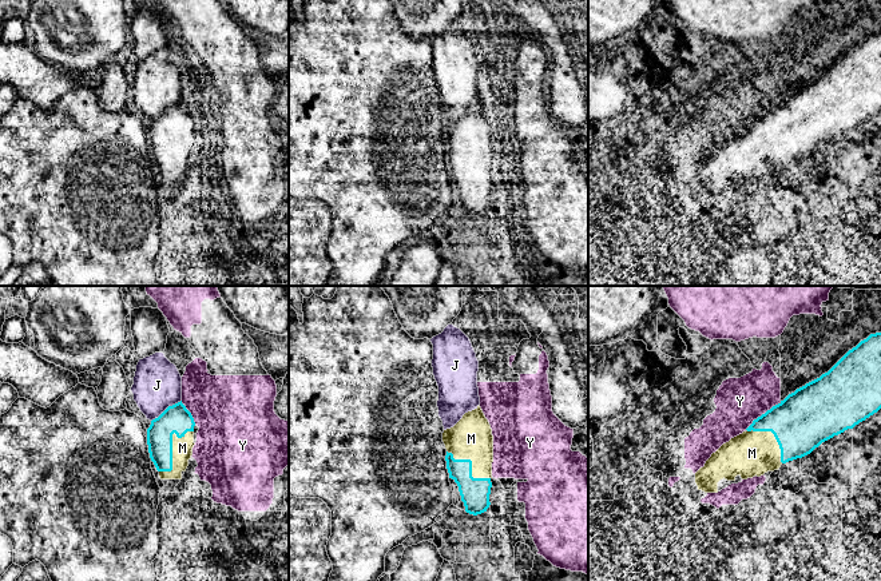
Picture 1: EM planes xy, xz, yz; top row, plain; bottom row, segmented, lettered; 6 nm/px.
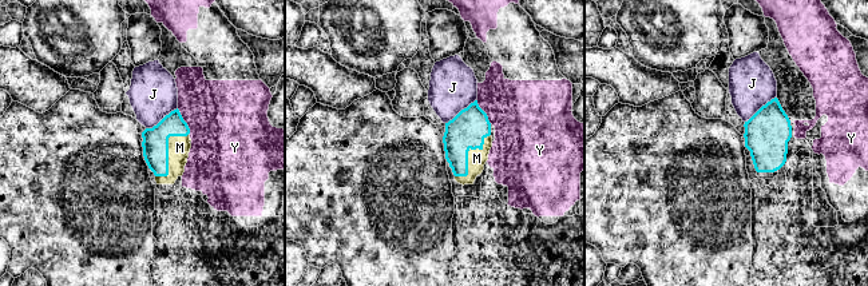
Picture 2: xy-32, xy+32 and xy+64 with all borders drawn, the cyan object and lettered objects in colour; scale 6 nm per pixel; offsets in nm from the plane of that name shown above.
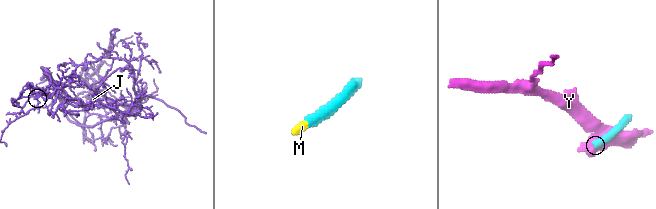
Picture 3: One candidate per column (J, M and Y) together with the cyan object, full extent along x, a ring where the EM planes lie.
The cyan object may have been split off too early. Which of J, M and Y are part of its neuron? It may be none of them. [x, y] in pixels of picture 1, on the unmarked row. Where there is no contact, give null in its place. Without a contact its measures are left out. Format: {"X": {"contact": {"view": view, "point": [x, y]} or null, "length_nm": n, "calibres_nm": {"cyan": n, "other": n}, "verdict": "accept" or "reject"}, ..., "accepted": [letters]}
{"J": {"contact": {"view": "xy", "point": [167, 108]}, "length_nm": 220, "calibres_nm": {"cyan": 170, "other": 280}, "verdict": "reject"}, "M": {"contact": {"view": "xy", "point": [171, 148]}, "length_nm": 320, "calibres_nm": {"cyan": 170, "other": 130}, "verdict": "accept"}, "Y": {"contact": {"view": "yz", "point": [762, 115]}, "length_nm": 280, "calibres_nm": {"cyan": 360, "other": 280}, "verdict": "reject"}, "accepted": ["M"]}

